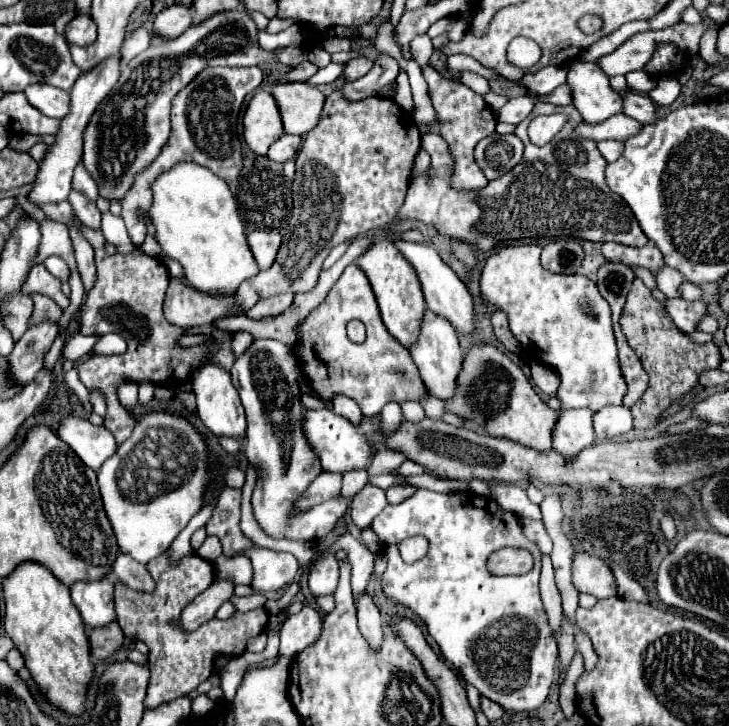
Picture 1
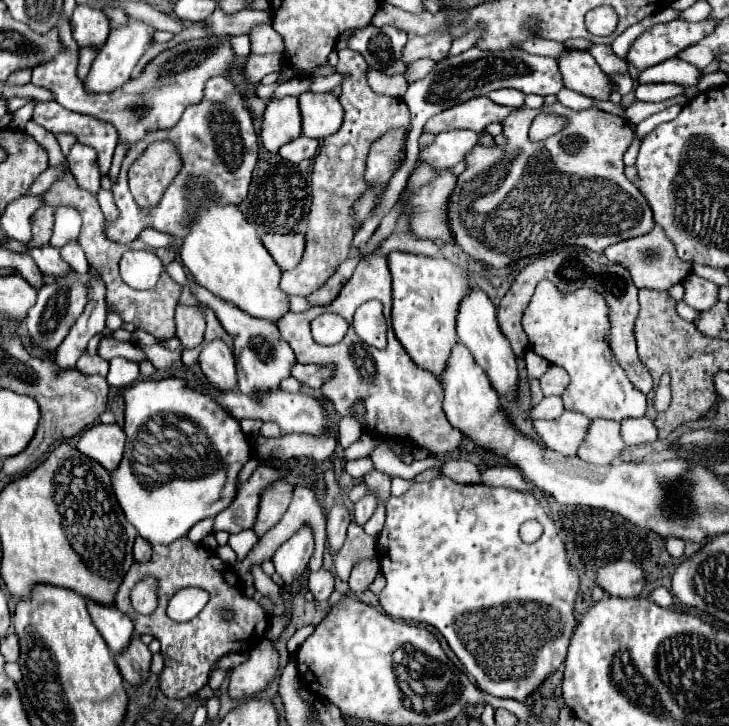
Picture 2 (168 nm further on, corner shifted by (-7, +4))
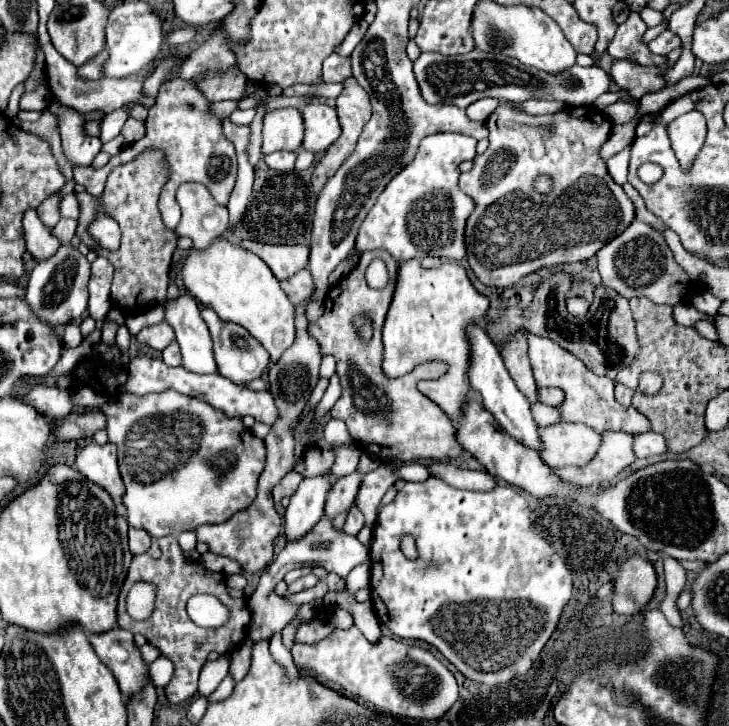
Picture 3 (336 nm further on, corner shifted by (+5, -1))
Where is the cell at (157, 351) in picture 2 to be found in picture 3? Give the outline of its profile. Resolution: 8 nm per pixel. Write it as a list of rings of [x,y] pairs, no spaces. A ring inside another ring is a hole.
[[[103,321],[101,340],[104,344],[111,347],[116,344],[115,337],[119,326],[113,322]]]

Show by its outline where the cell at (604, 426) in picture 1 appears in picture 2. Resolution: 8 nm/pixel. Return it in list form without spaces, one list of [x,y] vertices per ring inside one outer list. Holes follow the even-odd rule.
[[[646,417],[640,419],[624,419],[622,421],[622,439],[628,447],[632,445],[646,445],[658,441],[658,431],[654,423]]]

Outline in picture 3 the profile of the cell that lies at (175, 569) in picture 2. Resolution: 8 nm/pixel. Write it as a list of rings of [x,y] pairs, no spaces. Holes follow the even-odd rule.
[[[176,536],[152,540],[152,546],[144,554],[134,556],[130,570],[128,570],[128,576],[126,576],[122,590],[120,590],[120,596],[118,596],[118,610],[124,612],[126,594],[136,580],[148,580],[148,582],[158,586],[154,614],[146,622],[134,622],[126,614],[122,614],[122,618],[126,618],[126,624],[118,624],[118,626],[130,630],[132,634],[144,634],[148,638],[148,642],[152,646],[156,646],[160,650],[160,654],[174,664],[174,676],[164,690],[166,690],[168,704],[178,706],[178,704],[194,698],[194,694],[198,692],[198,676],[200,676],[200,670],[202,670],[210,652],[218,652],[218,654],[234,652],[246,640],[252,616],[246,608],[246,598],[232,598],[228,594],[222,572],[212,572],[212,570],[204,568],[200,562],[184,558]],[[194,594],[216,596],[224,606],[230,608],[230,612],[232,612],[230,622],[218,630],[206,630],[206,628],[192,624],[192,620],[186,614],[186,602]]]

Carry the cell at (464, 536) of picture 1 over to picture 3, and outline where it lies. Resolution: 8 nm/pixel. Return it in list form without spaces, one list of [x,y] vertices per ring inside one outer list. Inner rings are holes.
[[[432,476],[420,484],[406,482],[404,488],[398,490],[398,496],[394,498],[394,502],[380,508],[380,514],[378,514],[378,520],[374,524],[374,532],[372,532],[372,542],[370,542],[370,562],[372,562],[370,592],[372,592],[372,604],[374,604],[374,610],[376,610],[380,624],[390,628],[400,638],[424,640],[424,642],[436,646],[438,652],[442,652],[442,656],[450,664],[454,664],[468,680],[478,682],[478,684],[486,684],[486,686],[502,686],[514,678],[522,678],[528,674],[528,670],[532,670],[540,662],[542,648],[556,632],[560,616],[562,616],[564,607],[572,596],[572,572],[568,570],[564,560],[552,550],[552,546],[542,536],[538,536],[534,532],[528,502],[514,486],[498,486],[492,492],[470,492],[470,490],[452,488],[452,486],[448,486],[442,480],[432,478]],[[404,536],[414,538],[418,558],[410,560],[400,550],[400,542]]]

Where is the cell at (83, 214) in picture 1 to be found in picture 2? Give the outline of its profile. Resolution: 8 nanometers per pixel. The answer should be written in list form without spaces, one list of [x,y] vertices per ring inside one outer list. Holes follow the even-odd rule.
[[[76,143],[70,149],[66,159],[68,159],[70,171],[76,177],[78,185],[96,195],[100,189],[100,171],[98,171],[98,163],[96,163],[96,149]]]

